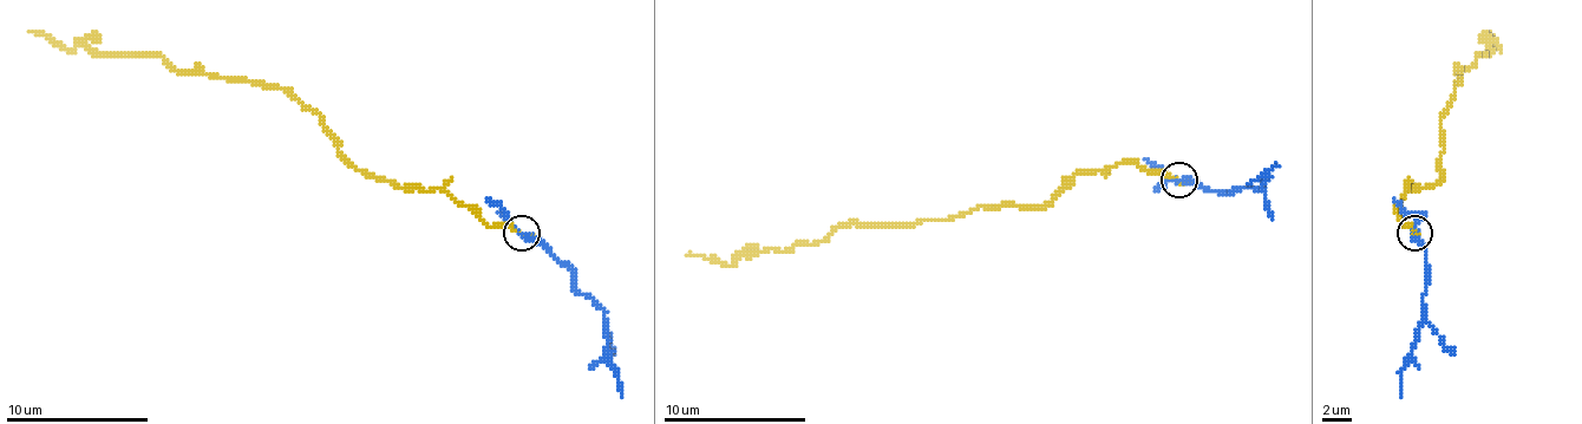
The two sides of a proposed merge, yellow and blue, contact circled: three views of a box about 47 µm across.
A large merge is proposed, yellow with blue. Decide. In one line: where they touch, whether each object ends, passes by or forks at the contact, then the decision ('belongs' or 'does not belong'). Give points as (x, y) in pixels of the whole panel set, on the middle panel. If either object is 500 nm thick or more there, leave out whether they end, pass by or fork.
at (1178, 180); yellow ends there; blue passes by; does not belong

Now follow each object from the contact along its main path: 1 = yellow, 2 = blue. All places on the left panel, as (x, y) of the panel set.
1: (522, 234), (486, 227), (437, 188), (363, 174), (320, 117), (281, 87), (28, 31)
2: (522, 234), (540, 241), (571, 273), (571, 284), (603, 312), (607, 361), (618, 372), (621, 397)

